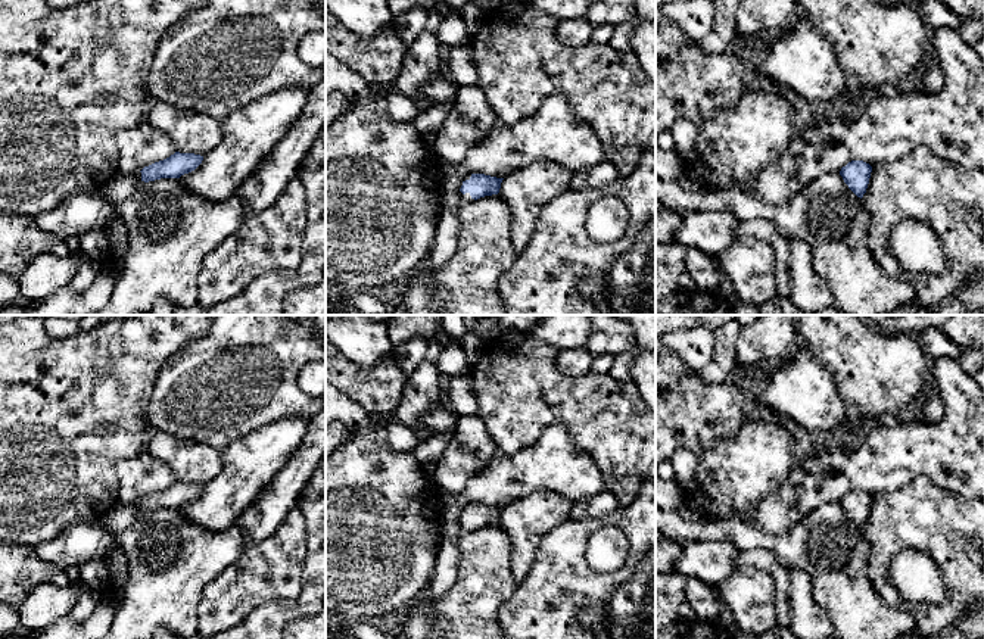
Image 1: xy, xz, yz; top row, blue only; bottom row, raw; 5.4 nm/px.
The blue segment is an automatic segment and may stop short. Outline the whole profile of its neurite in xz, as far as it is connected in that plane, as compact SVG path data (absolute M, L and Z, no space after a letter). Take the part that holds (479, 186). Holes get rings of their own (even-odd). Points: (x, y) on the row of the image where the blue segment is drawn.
M485 174L467 175L457 188L461 200L473 202L485 196L498 194L504 178Z

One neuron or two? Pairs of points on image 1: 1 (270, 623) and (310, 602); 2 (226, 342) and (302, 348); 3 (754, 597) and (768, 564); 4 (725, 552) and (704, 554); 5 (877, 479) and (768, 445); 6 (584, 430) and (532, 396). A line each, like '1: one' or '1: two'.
1: one
2: one
3: two
4: one
5: two
6: one

